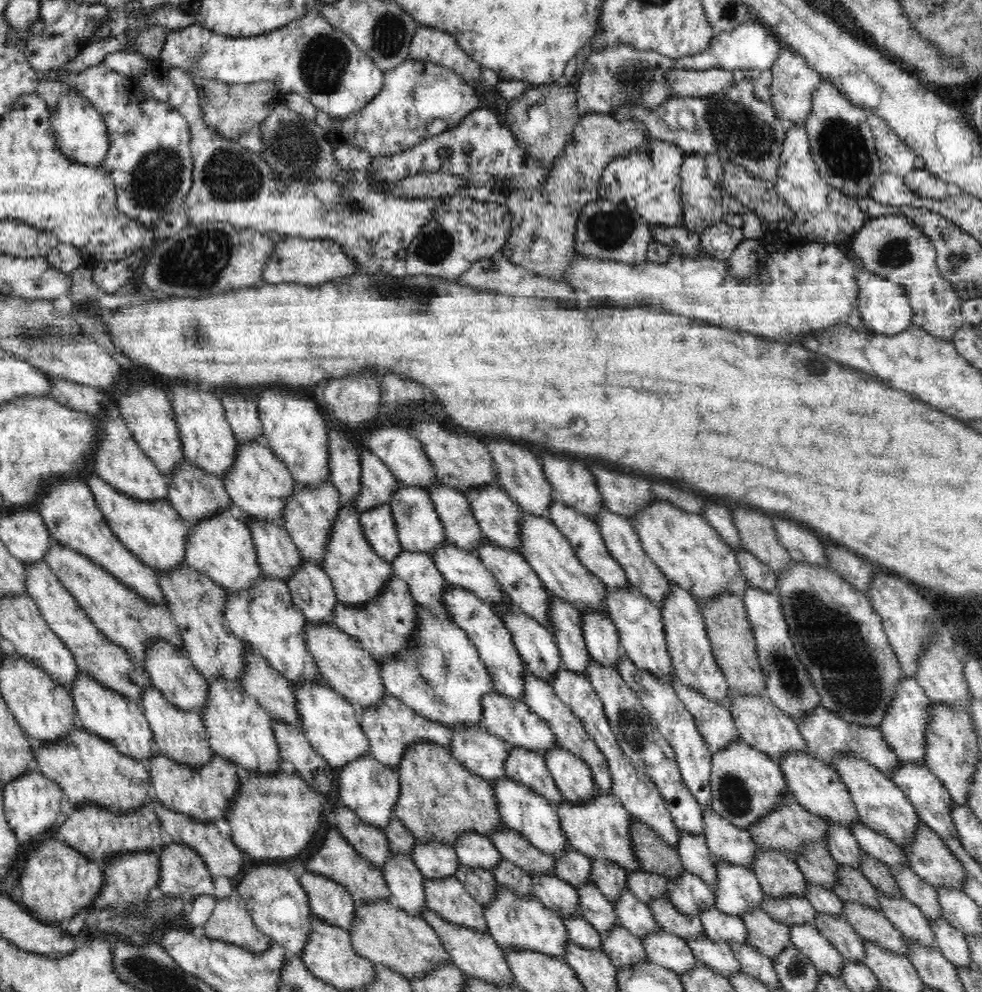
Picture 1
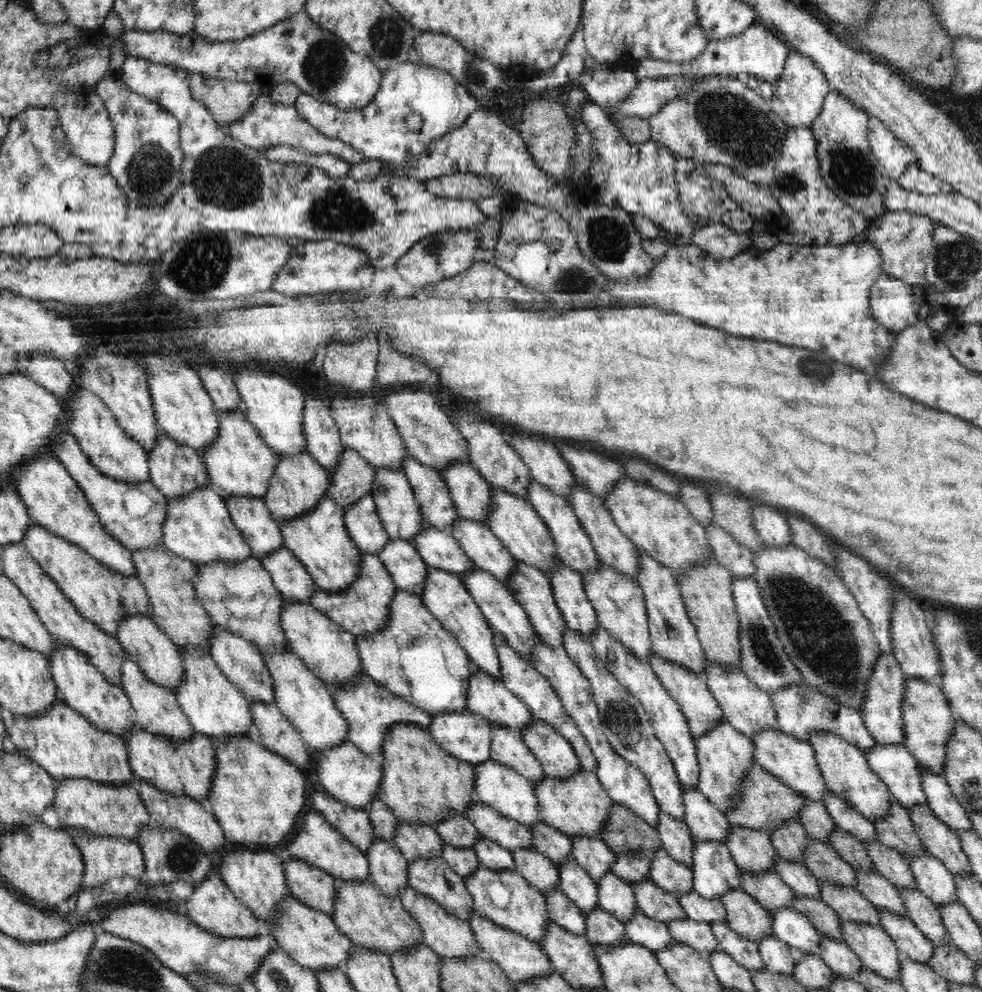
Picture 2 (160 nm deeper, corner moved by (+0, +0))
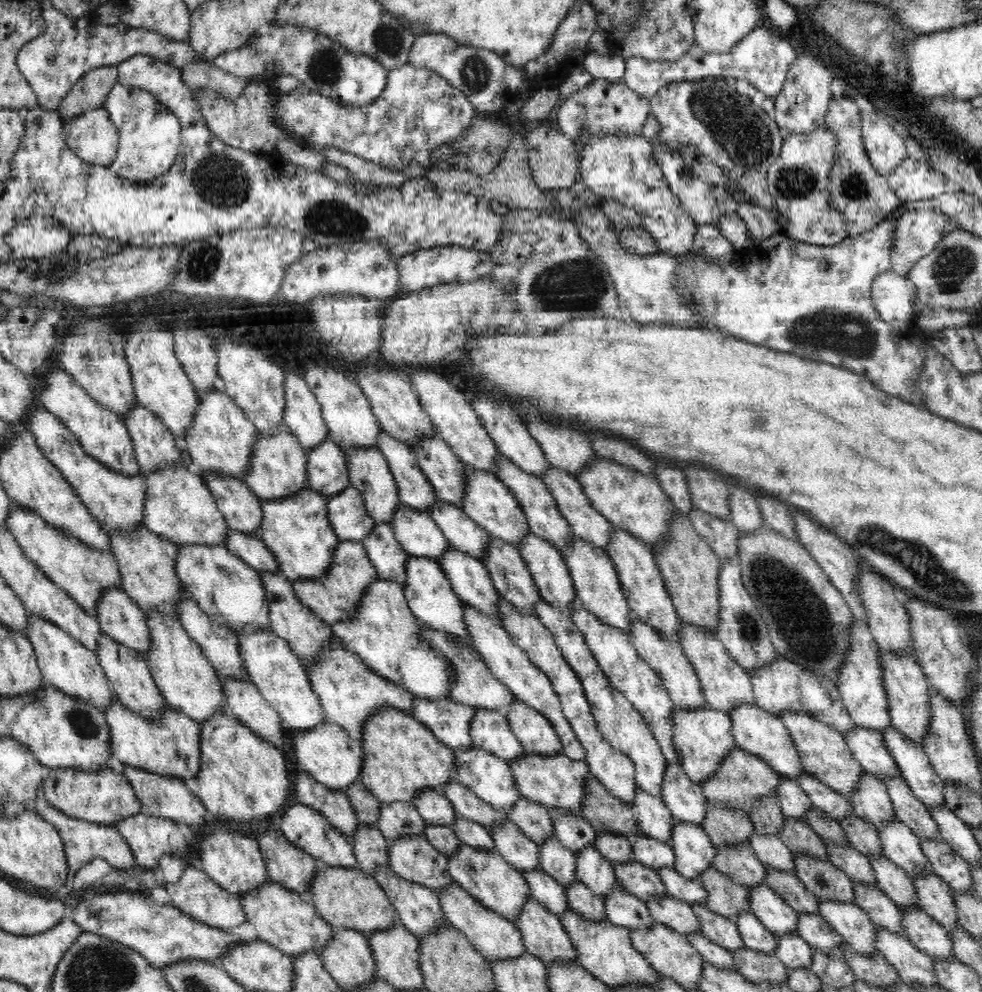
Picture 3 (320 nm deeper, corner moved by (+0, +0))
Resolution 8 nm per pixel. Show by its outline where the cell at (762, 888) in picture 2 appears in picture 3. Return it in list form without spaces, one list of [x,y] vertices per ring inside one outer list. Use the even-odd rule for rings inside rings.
[[[749,844],[716,848],[713,867],[746,888],[768,885],[765,879],[765,865]]]

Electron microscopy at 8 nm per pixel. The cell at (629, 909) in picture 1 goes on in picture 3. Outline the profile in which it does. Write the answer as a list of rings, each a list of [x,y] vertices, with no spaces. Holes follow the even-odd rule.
[[[586,846],[582,848],[576,856],[576,874],[578,880],[582,881],[595,895],[605,899],[605,896],[612,890],[614,885],[618,885],[613,864],[610,863],[595,846]]]

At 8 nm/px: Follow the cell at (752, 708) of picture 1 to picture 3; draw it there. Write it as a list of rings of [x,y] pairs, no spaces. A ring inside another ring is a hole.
[[[682,622],[679,635],[679,643],[695,668],[708,707],[730,715],[738,704],[756,704],[749,673],[730,656],[720,639],[708,627]]]

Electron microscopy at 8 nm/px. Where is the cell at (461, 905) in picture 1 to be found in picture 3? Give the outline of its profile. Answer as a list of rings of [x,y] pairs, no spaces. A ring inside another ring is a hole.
[[[406,836],[400,837],[399,840],[389,840],[388,858],[389,867],[400,877],[424,885],[433,891],[447,889],[448,885],[454,883],[447,867],[448,856],[433,848],[424,836]]]

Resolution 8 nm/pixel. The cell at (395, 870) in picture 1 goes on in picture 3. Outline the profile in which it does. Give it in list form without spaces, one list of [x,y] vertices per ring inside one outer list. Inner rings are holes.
[[[358,825],[351,845],[357,858],[356,868],[362,869],[368,875],[379,866],[389,867],[388,840],[374,825]]]

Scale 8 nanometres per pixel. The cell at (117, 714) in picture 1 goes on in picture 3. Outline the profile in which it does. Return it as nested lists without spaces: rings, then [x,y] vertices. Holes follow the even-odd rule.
[[[29,615],[27,637],[35,650],[44,682],[49,686],[56,687],[64,694],[88,702],[97,710],[106,710],[106,707],[110,706],[110,702],[116,700],[116,696],[100,666],[97,654],[93,650],[88,650],[88,647],[76,641],[56,624],[36,617],[36,615]]]

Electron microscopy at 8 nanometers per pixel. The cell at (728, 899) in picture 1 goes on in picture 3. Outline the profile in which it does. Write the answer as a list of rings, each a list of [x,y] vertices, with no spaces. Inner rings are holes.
[[[675,821],[672,830],[671,848],[674,850],[675,869],[684,877],[699,879],[708,867],[713,867],[716,847],[706,831],[697,824]]]

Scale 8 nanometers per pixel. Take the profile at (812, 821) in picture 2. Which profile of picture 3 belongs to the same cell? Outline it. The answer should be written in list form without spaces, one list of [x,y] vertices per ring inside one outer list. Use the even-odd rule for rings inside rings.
[[[780,776],[780,788],[776,792],[776,800],[786,817],[806,821],[808,812],[814,809],[810,797],[804,793],[796,781],[786,776]]]

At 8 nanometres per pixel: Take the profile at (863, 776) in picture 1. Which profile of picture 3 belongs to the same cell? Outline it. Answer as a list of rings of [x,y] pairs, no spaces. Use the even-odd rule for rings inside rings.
[[[784,710],[779,718],[786,726],[786,731],[792,735],[792,741],[796,745],[796,751],[804,765],[804,770],[849,800],[851,794],[858,788],[858,782],[860,782],[864,769],[854,758],[852,751],[848,749],[844,741],[844,734],[824,722],[819,722],[808,712]]]

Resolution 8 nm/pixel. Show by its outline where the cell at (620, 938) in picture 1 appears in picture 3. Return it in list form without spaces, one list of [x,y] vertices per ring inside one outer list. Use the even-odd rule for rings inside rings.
[[[576,879],[565,888],[565,893],[569,907],[582,915],[582,918],[592,921],[607,919],[604,898],[595,895],[582,881]]]

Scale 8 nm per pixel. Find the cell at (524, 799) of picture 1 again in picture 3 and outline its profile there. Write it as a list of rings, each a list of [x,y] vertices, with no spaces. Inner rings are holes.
[[[460,748],[455,750],[456,780],[467,786],[478,798],[487,802],[492,808],[504,813],[520,798],[521,793],[516,785],[514,773],[509,766],[509,761],[498,758],[480,748]]]

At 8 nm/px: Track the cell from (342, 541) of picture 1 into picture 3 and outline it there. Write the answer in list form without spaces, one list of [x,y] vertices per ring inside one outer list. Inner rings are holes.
[[[309,487],[280,500],[262,500],[260,526],[255,535],[265,542],[279,570],[291,581],[321,577],[331,565],[333,550],[340,541],[327,519],[328,500]]]

